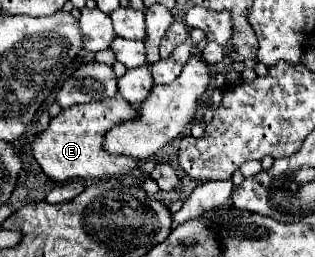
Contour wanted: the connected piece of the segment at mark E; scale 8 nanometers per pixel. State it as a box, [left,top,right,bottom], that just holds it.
[32,95,136,181]

